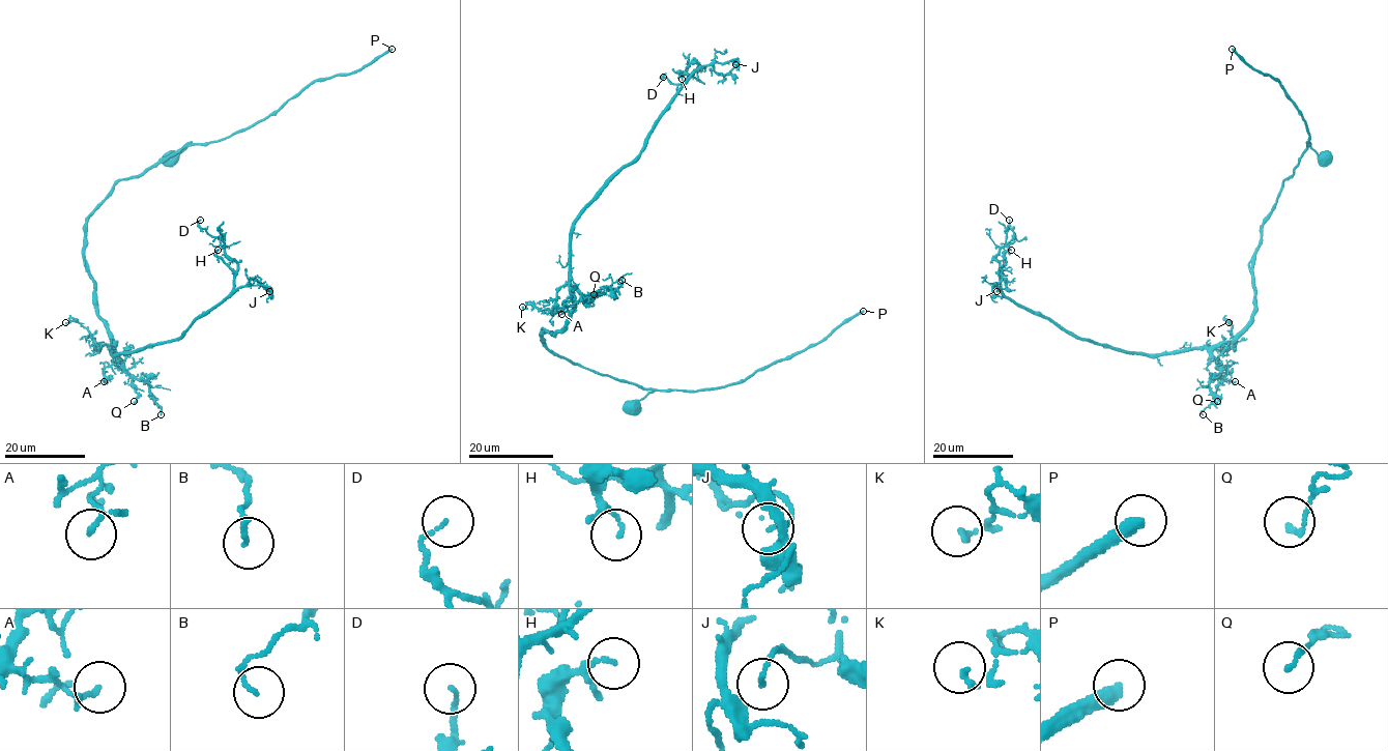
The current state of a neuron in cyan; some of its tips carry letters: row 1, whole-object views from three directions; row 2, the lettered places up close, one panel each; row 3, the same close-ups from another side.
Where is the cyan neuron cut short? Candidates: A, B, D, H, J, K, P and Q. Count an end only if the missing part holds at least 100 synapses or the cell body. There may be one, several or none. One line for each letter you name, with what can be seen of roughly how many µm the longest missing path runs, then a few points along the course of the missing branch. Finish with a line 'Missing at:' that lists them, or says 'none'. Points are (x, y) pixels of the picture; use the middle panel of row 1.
P: about 100 µm are missing
Missing at: P

